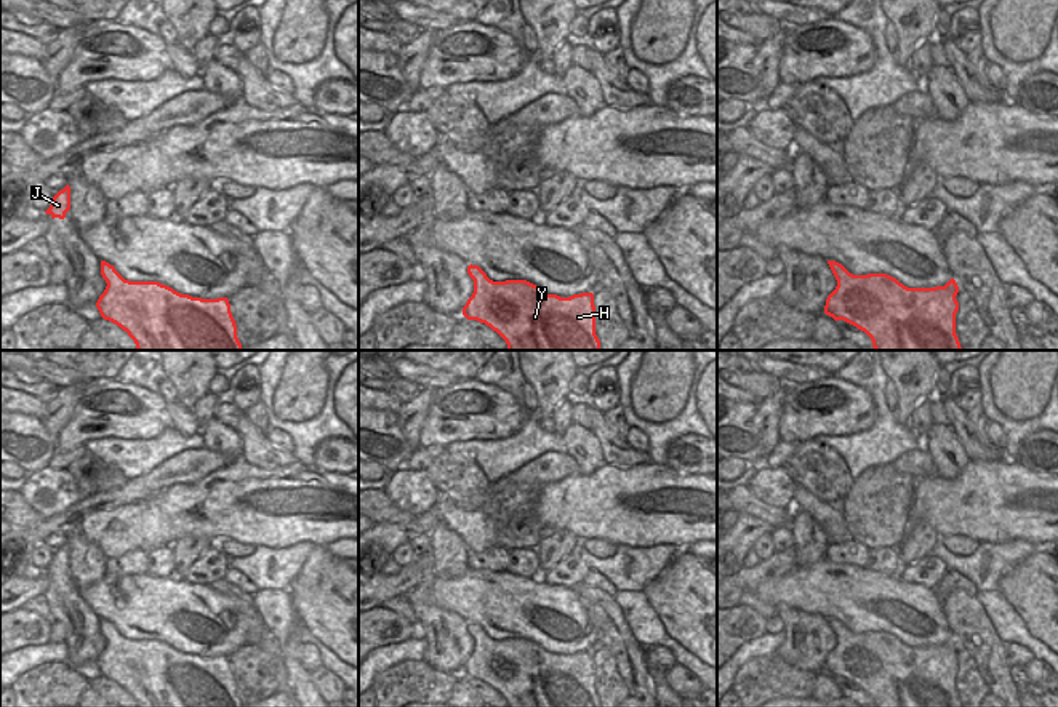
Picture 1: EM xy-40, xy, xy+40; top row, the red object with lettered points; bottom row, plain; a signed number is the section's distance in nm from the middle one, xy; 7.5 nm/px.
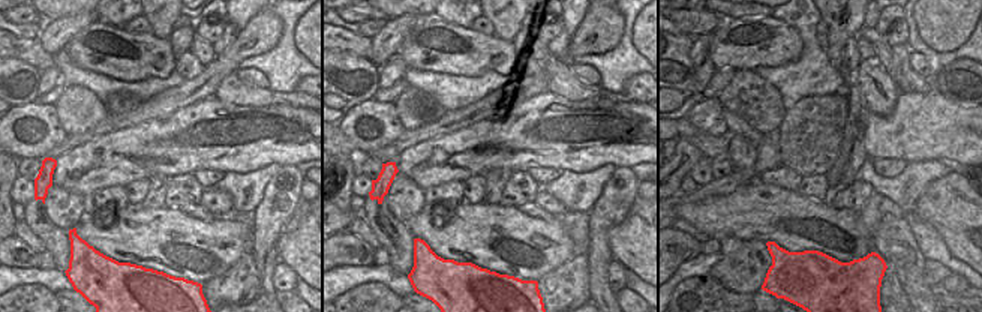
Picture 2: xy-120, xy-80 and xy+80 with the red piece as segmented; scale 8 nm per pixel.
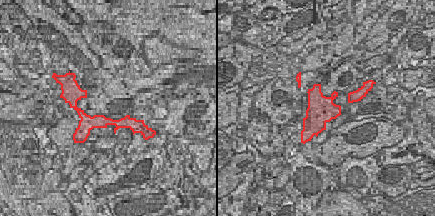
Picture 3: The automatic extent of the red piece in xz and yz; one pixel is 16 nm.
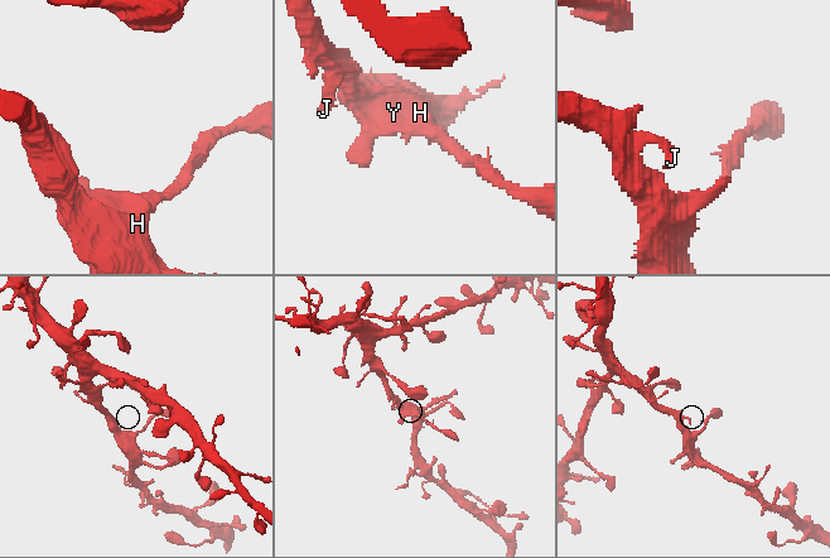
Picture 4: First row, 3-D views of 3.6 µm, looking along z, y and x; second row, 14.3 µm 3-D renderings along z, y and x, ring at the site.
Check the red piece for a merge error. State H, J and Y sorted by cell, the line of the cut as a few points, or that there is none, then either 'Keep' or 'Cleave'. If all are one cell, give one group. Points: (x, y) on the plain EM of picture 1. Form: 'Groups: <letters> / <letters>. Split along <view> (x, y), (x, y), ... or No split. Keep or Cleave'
Groups: H J Y. No split. Keep

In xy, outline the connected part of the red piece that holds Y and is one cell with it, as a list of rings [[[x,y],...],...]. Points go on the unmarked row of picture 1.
[[[472,622],[467,624],[467,632],[474,638],[474,651],[463,665],[463,673],[490,685],[506,699],[507,707],[600,707],[592,651],[560,656],[527,638],[493,640]]]

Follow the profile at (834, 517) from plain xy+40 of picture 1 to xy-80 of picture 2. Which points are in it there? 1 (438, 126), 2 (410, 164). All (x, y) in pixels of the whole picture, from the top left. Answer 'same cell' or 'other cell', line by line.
1: other cell
2: same cell

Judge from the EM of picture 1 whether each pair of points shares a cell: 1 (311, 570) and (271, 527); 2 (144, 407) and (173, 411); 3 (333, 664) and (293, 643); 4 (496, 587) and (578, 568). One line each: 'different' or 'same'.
1: different
2: same
3: different
4: different

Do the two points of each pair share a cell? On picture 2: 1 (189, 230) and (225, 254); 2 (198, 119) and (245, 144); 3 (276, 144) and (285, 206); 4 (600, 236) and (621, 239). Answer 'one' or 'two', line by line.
1: one
2: one
3: two
4: two

